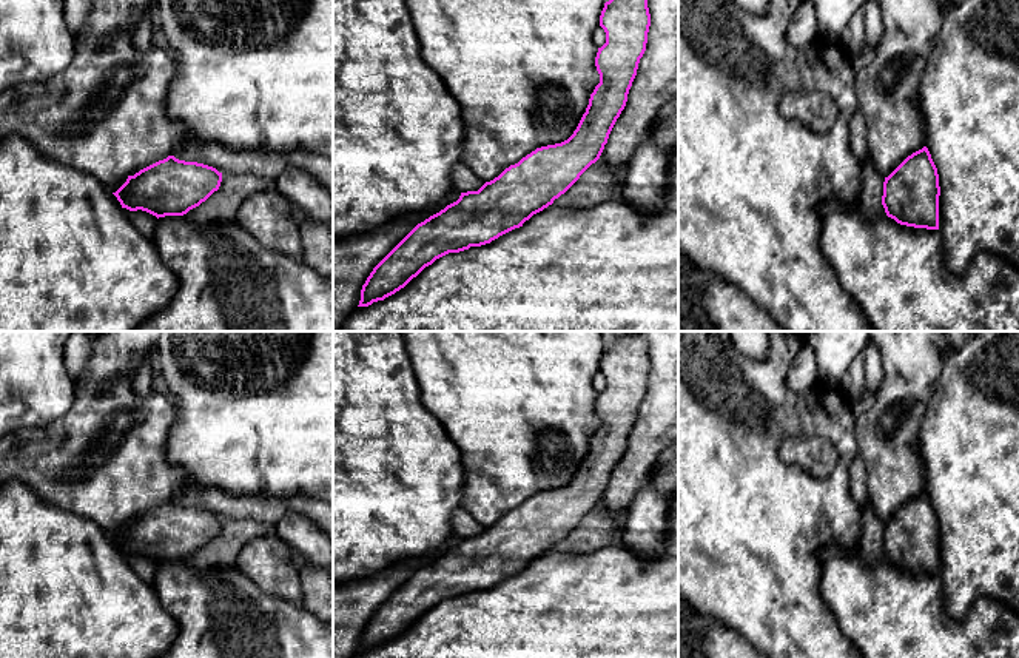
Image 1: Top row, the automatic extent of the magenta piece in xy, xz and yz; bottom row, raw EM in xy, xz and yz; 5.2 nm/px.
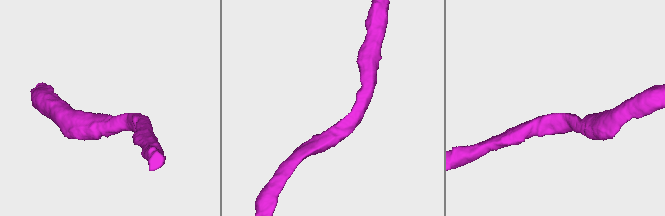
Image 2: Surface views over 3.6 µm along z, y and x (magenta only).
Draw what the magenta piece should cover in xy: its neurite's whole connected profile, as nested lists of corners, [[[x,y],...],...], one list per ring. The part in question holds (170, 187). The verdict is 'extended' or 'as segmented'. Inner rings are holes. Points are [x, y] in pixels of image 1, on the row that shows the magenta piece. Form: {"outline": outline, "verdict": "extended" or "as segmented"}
{"outline": [[[168,156],[134,176],[113,193],[122,208],[153,216],[183,216],[219,190],[222,173],[216,168]]], "verdict": "as segmented"}

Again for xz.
{"outline": [[[647,0],[606,2],[600,26],[606,32],[606,43],[595,57],[600,83],[573,134],[561,143],[536,148],[478,191],[461,193],[456,202],[418,223],[373,268],[358,307],[395,294],[449,253],[490,243],[523,227],[600,159],[646,51]]], "verdict": "as segmented"}

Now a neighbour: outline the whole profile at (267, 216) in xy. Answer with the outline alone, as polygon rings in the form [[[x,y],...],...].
[[[276,186],[248,196],[234,220],[262,247],[302,260],[301,228],[293,219],[291,203]]]

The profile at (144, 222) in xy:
[[[123,208],[126,213],[128,220],[136,227],[136,230],[139,233],[142,233],[145,237],[153,239],[154,237],[154,231],[156,231],[156,225],[157,225],[157,217],[137,210],[137,211],[129,211],[126,208]]]

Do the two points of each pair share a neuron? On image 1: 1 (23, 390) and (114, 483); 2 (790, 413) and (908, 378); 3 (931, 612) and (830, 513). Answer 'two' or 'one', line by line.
1: two
2: two
3: two

